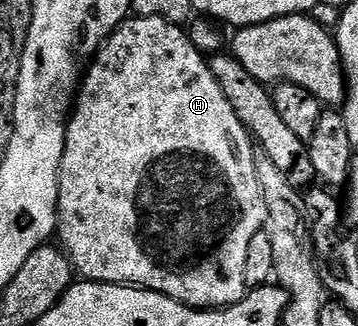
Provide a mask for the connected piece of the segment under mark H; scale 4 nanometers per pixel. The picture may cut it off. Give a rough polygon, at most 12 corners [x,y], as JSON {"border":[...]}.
{"border":[[179,23],[81,79],[56,238],[77,277],[248,293],[256,146]]}

